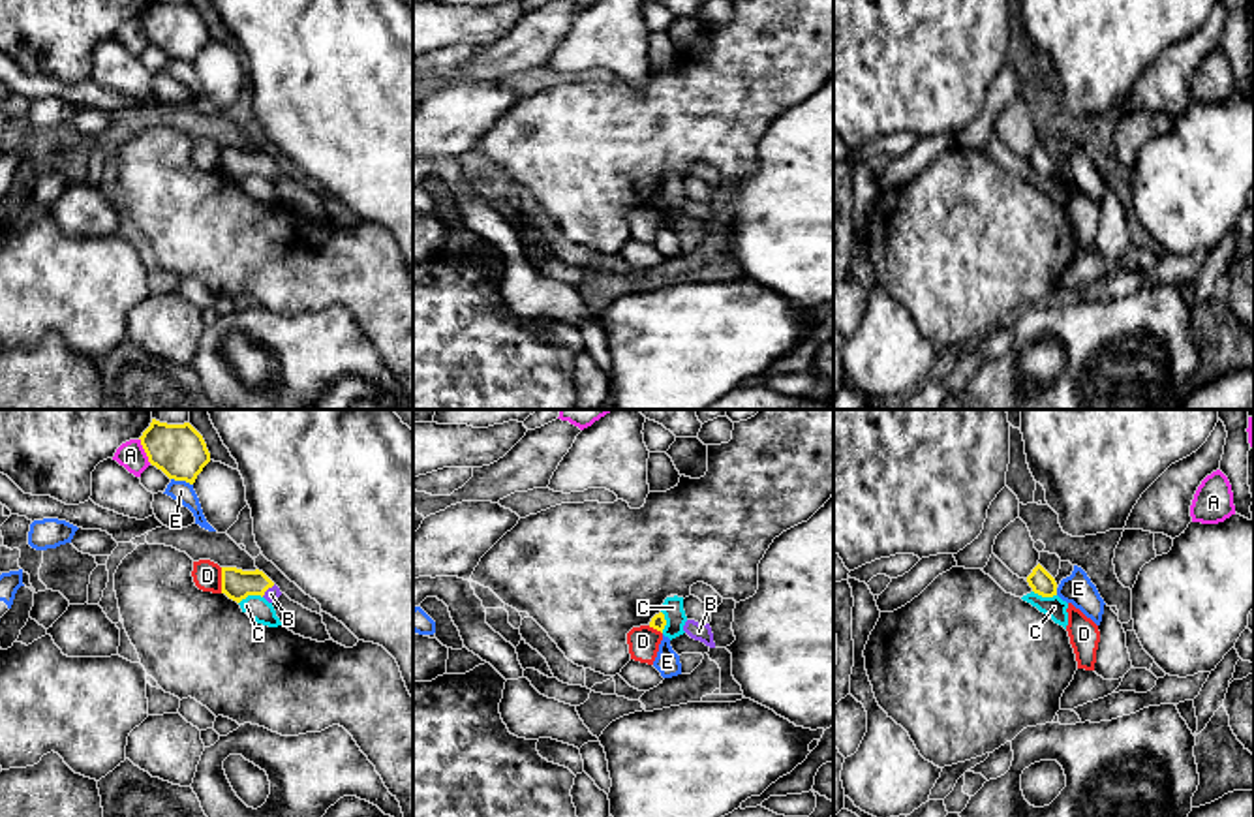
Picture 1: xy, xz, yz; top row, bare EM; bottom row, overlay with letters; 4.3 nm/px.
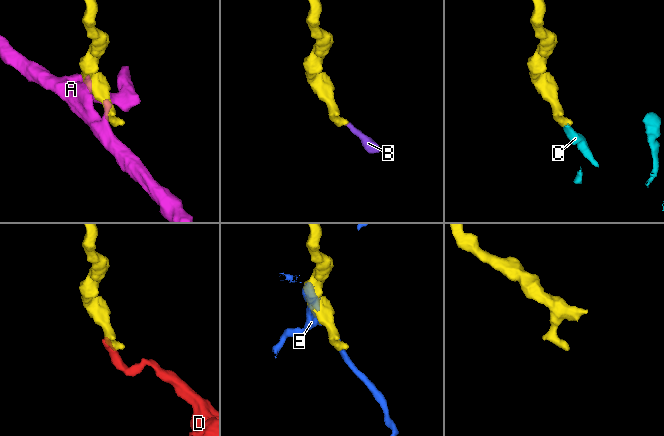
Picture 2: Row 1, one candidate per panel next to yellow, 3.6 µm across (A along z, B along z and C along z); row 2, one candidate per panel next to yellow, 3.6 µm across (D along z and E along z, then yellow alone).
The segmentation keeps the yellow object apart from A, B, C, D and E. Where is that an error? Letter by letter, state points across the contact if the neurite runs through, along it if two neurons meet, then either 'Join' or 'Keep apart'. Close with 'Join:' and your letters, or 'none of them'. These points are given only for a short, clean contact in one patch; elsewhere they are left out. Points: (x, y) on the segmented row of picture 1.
A: Keep apart
B: Join
C: Boundary: xy (261, 596), (246, 596), (239, 603). Keep apart
D: Boundary: xy (220, 568), (222, 592). Keep apart
E: Keep apart
Join: B

